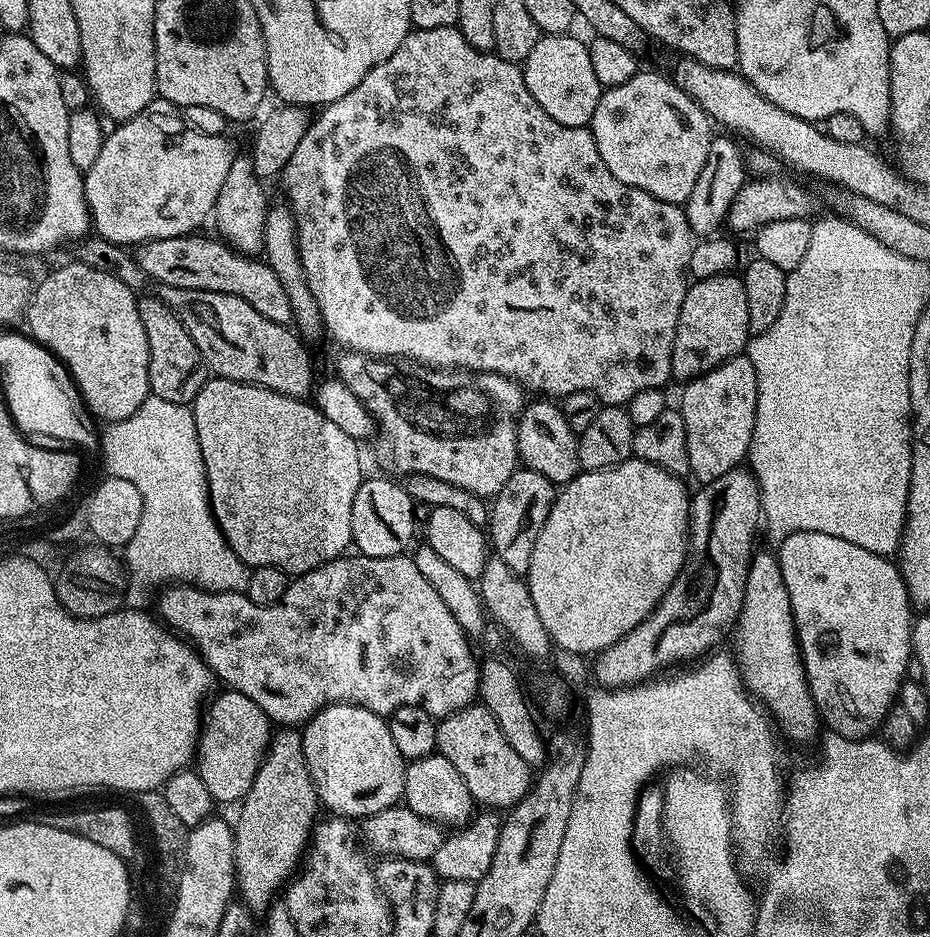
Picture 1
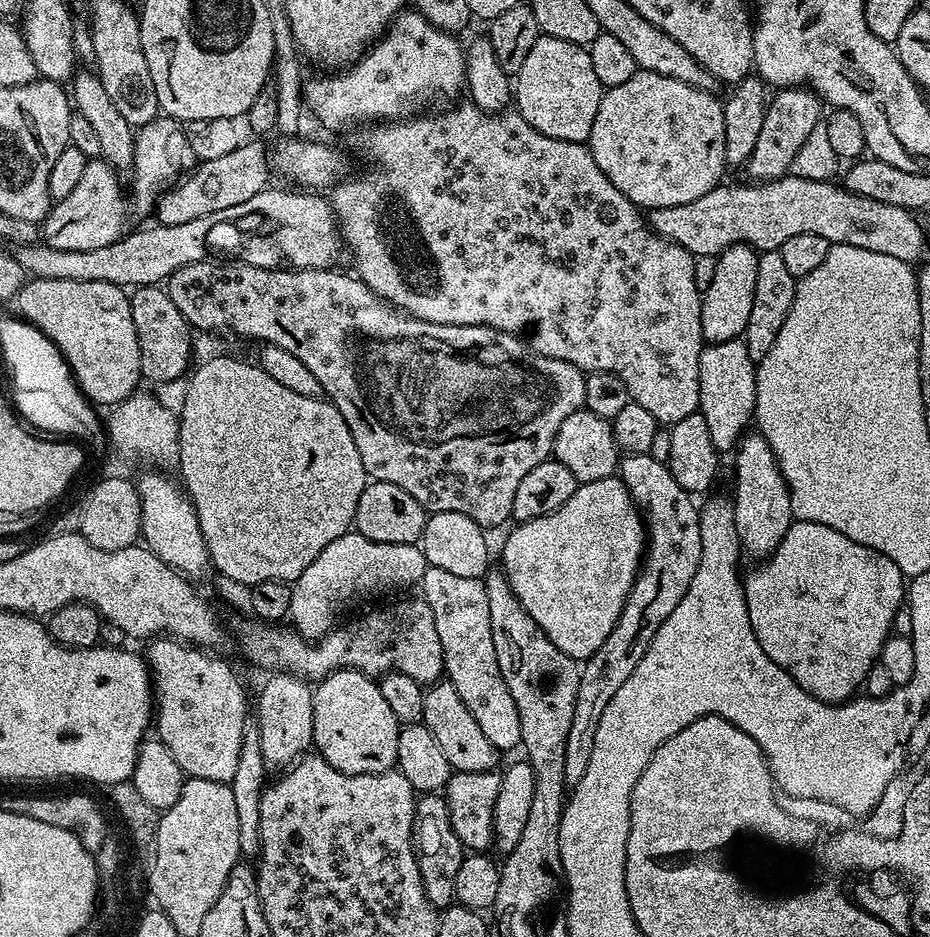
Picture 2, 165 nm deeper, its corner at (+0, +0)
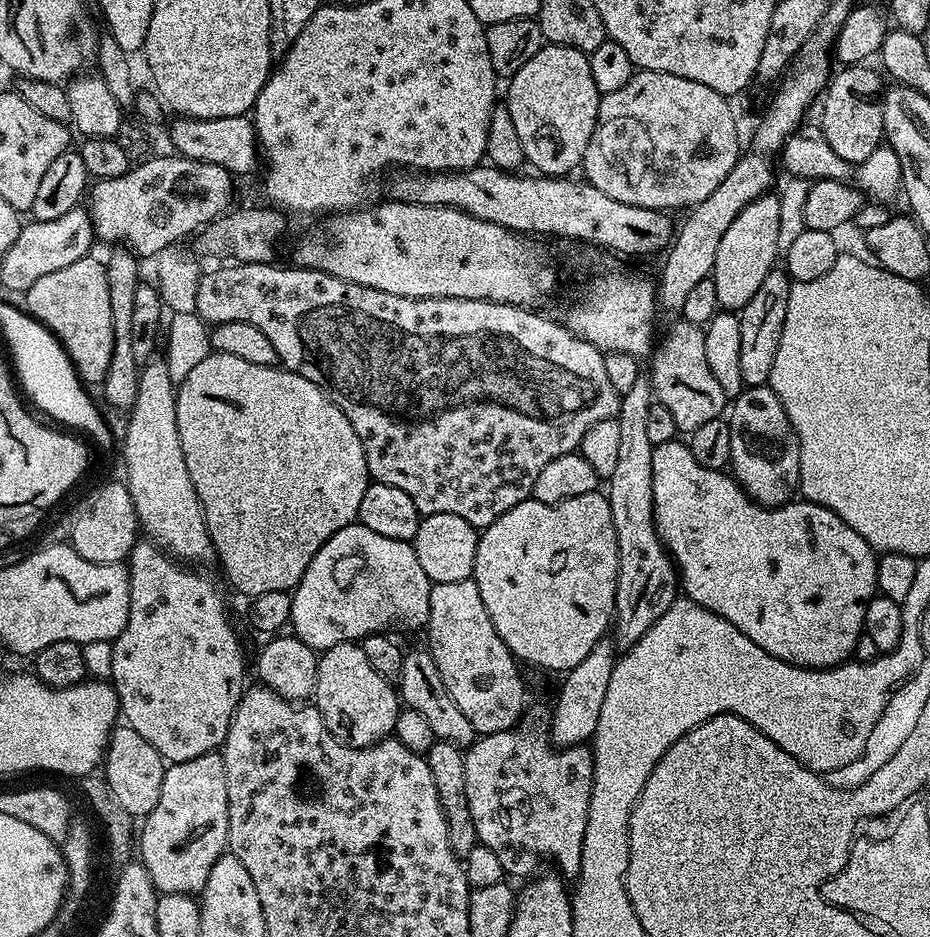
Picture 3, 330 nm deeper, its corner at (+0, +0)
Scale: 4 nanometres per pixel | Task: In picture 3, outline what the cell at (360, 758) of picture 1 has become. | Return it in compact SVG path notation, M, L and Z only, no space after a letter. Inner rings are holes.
M359 643L339 644L323 649L319 653L316 665L318 666L318 682L314 693L314 706L322 714L326 722L326 730L334 734L336 740L349 744L351 748L368 748L377 744L379 740L387 740L395 733L396 719L402 707L402 701L394 687L393 681L387 680L370 662L360 648Z

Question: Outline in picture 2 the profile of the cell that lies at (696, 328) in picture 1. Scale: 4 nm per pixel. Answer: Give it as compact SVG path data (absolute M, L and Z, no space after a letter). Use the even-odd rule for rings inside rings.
M736 244L720 253L714 278L710 278L710 286L703 289L700 297L702 334L708 344L721 344L727 340L743 337L746 326L750 322L750 309L754 307L754 282L758 282L758 253L755 248L749 248L746 244Z

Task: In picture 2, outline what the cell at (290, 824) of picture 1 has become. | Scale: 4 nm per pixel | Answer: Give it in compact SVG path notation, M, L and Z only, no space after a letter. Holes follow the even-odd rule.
M272 674L260 688L260 697L254 700L254 721L261 735L261 752L265 769L287 769L313 747L314 706L313 689L309 681L299 676Z

